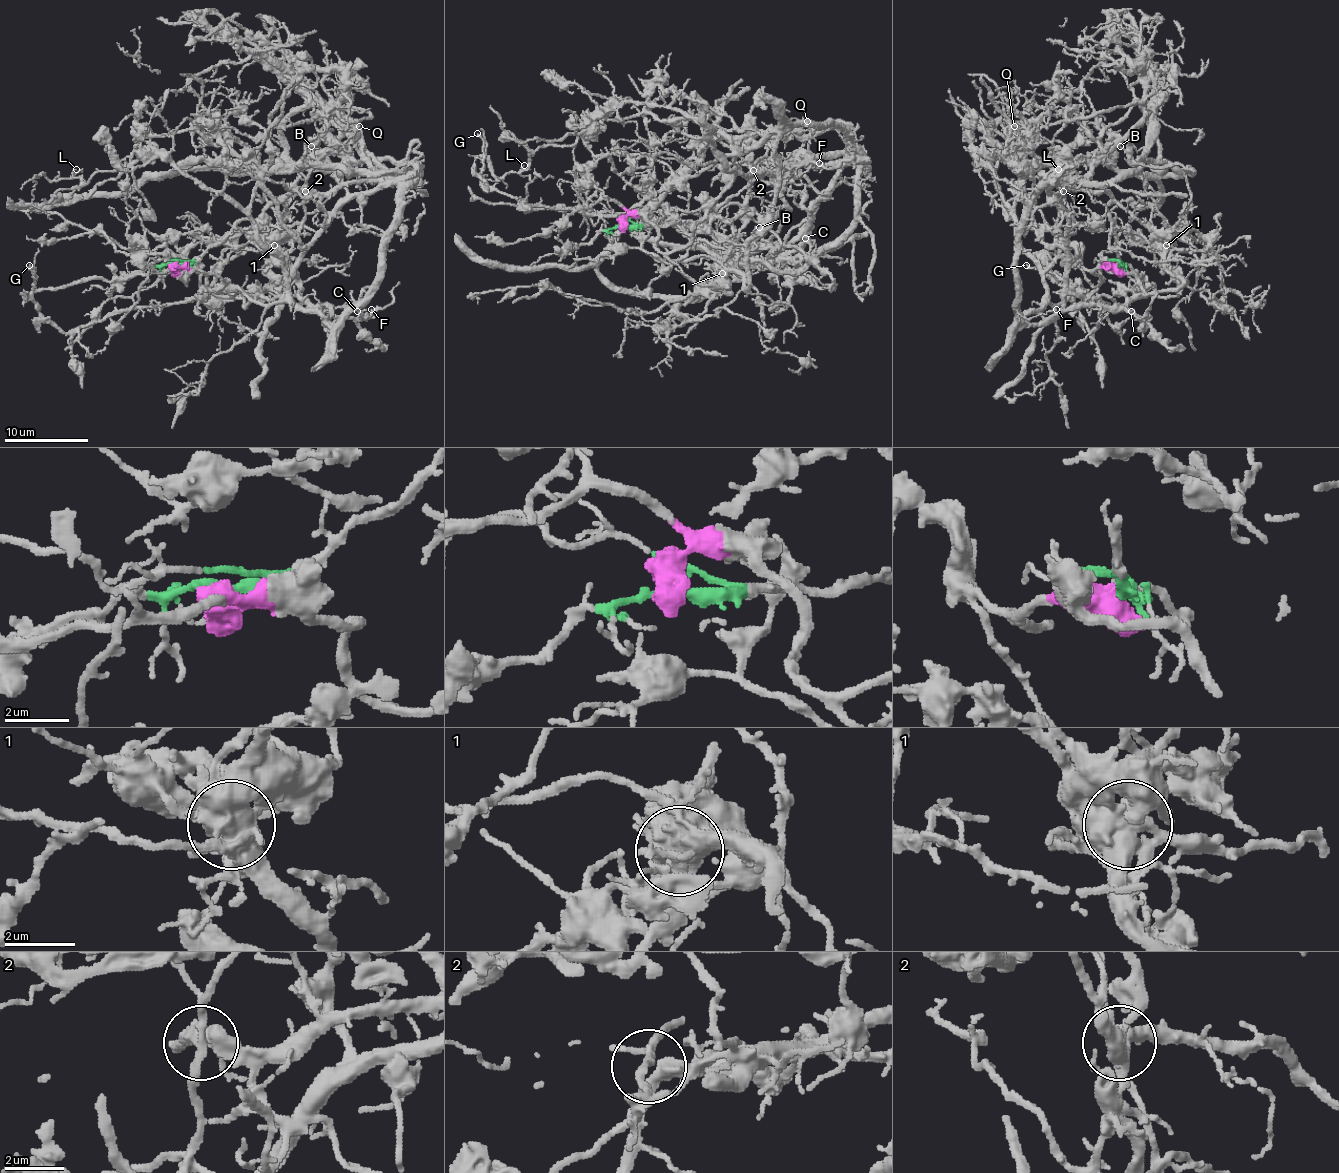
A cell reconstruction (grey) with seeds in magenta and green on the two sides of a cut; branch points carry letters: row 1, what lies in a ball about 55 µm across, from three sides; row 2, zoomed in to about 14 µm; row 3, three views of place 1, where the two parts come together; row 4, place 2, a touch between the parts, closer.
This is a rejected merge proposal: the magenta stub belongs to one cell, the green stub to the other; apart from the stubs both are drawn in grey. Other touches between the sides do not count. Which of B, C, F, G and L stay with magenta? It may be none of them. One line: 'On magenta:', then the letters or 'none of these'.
On magenta: B, C, F, G, L

